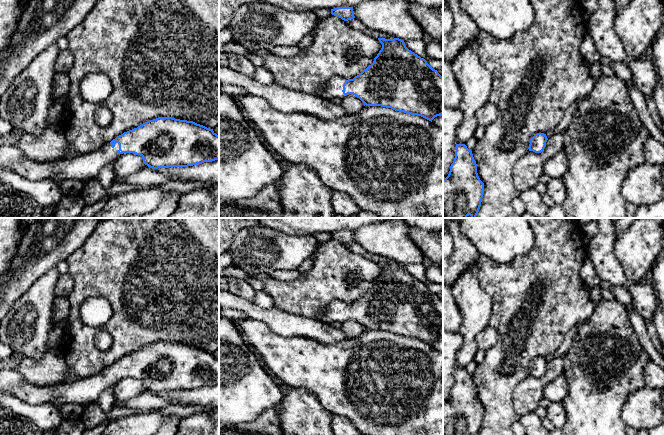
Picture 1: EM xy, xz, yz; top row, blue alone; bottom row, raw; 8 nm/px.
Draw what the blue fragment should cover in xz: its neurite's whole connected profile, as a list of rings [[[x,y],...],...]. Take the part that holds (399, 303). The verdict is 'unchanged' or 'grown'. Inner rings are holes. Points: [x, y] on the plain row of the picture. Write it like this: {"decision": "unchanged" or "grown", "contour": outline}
{"decision": "grown", "contour": [[[378,262],[382,272],[373,287],[353,303],[329,302],[321,312],[321,321],[327,324],[353,318],[366,330],[381,330],[429,345],[443,338],[443,301],[424,282],[409,274],[399,262]]]}

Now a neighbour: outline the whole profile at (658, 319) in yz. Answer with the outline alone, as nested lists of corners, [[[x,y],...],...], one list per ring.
[[[659,306],[654,313],[652,321],[655,325],[658,340],[664,346],[664,311]]]

